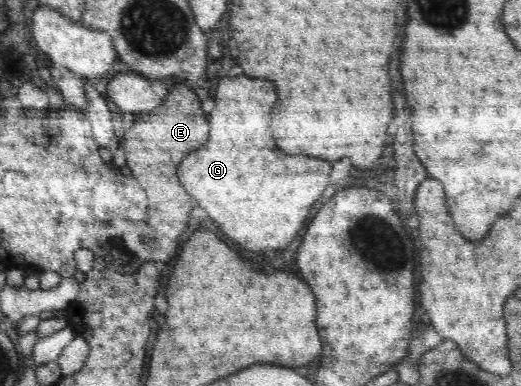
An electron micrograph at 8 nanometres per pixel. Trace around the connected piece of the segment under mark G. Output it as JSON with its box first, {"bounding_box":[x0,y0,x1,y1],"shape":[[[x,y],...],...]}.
{"bounding_box":[176,78,331,252],"shape":[[[251,78],[220,79],[215,110],[211,114],[211,132],[205,146],[183,158],[176,169],[176,175],[183,188],[199,202],[199,206],[209,214],[217,228],[235,242],[241,250],[263,252],[267,248],[279,250],[293,242],[293,238],[305,226],[311,206],[323,196],[331,164],[311,156],[287,156],[275,148],[275,134],[271,132],[271,110],[275,104],[275,88],[265,80]]]}

